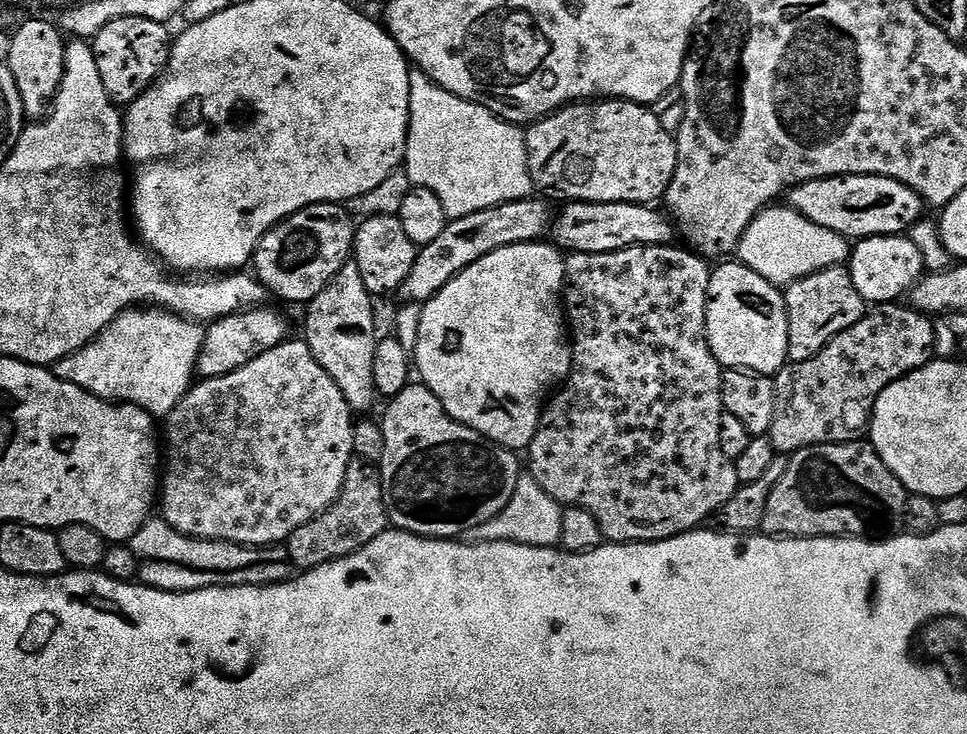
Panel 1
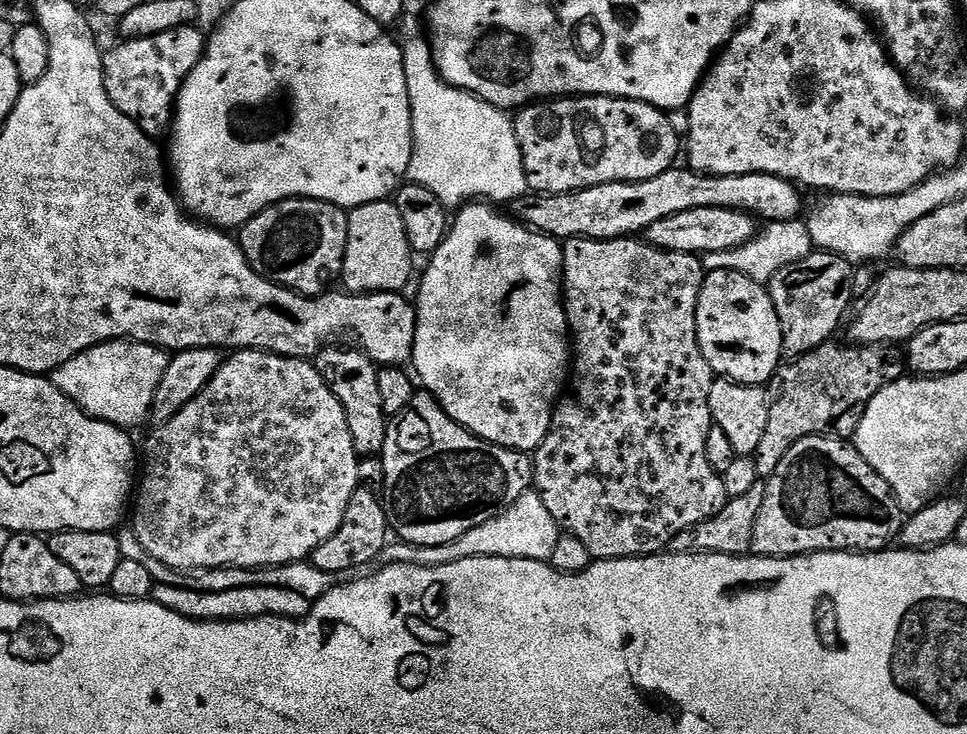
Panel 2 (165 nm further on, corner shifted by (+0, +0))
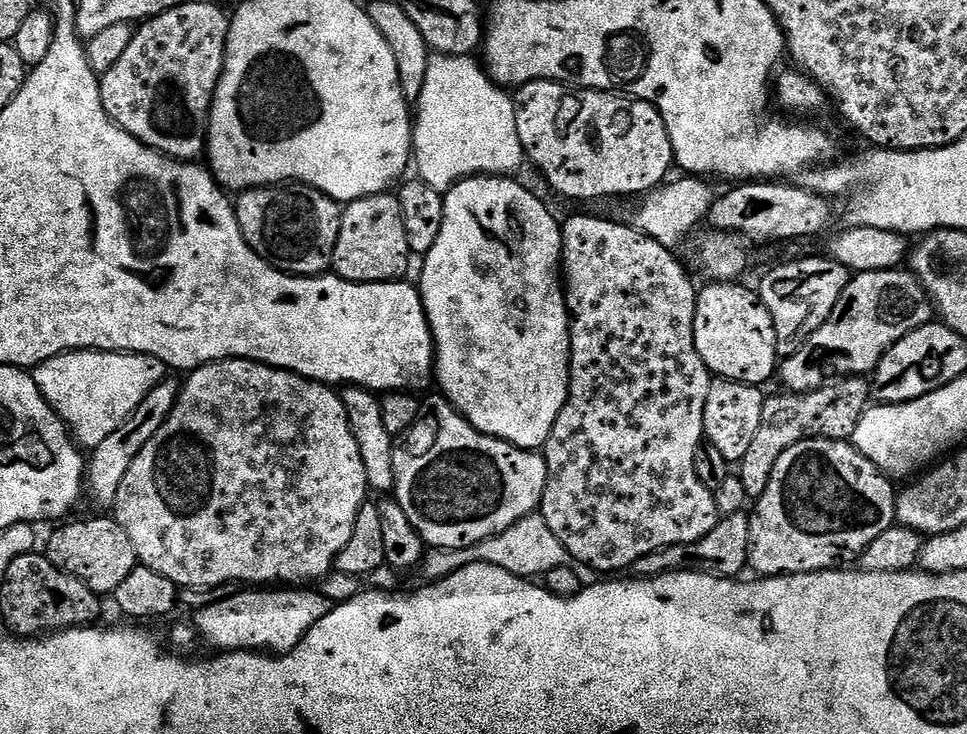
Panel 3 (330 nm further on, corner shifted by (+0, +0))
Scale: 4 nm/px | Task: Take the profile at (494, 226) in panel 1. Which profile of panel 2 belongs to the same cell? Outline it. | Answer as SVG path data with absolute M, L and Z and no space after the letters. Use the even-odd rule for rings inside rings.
M673 166L654 178L646 178L638 182L606 182L602 186L590 186L577 192L563 192L557 196L549 192L525 194L511 201L510 212L525 228L542 232L545 236L554 236L561 242L574 238L618 240L639 237L647 228L654 226L654 222L662 222L662 218L670 218L670 214L682 214L682 210L698 210L706 206L747 212L749 216L759 218L764 222L795 220L805 211L804 200L800 195L802 192L797 185L770 174L706 176L702 172L693 172L687 166Z

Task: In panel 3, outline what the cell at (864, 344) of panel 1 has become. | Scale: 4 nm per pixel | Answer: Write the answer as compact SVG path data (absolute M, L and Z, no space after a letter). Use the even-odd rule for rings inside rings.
M859 376L837 378L813 392L785 391L783 395L769 395L765 399L762 426L758 426L758 435L738 465L738 475L749 498L763 494L778 458L782 458L790 446L803 440L851 441L862 414L870 406L869 381Z

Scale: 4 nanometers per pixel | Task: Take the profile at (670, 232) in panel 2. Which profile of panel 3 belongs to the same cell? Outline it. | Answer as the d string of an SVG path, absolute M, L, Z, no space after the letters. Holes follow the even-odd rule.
M740 182L729 188L708 212L711 227L718 232L731 232L749 241L804 240L824 231L832 220L833 201L799 188L795 182Z

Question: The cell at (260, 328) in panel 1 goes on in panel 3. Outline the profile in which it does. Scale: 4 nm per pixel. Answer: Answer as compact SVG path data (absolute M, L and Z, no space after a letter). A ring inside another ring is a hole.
M171 378L161 380L160 384L138 406L138 410L134 410L134 414L130 414L130 418L126 418L126 422L122 422L122 426L118 426L118 430L114 430L114 434L106 438L106 442L91 449L86 460L86 492L87 495L92 495L93 502L100 507L97 509L108 510L115 505L118 498L118 486L122 486L122 478L126 478L126 470L130 470L134 458L142 454L142 446L146 446L146 442L150 442L150 438L154 438L154 434L162 430L162 422L170 418L181 387L179 379L177 381Z

